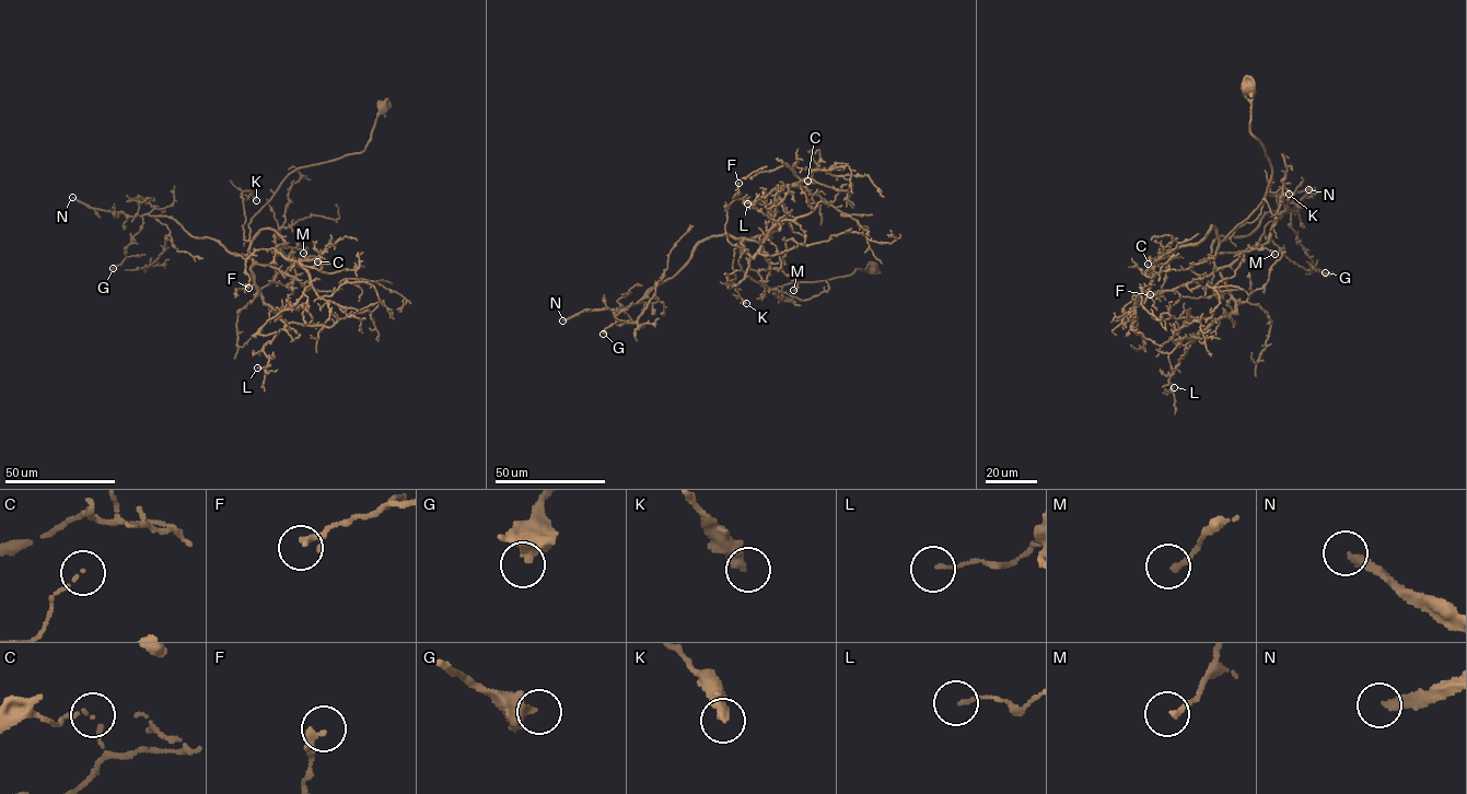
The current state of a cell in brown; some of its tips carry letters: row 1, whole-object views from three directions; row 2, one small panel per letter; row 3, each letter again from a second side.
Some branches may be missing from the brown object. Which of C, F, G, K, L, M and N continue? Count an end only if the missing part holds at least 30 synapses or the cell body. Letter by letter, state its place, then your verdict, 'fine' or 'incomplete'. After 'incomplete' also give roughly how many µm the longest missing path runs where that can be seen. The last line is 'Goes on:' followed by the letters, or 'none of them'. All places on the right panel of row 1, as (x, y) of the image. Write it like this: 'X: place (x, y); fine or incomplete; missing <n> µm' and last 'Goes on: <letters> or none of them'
C: place (1148, 264); fine
F: place (1150, 294); fine
G: place (1325, 272); fine
K: place (1289, 194); fine
L: place (1174, 387); fine
M: place (1275, 254); fine
N: place (1308, 189); incomplete; missing 170 µm
Goes on: N

